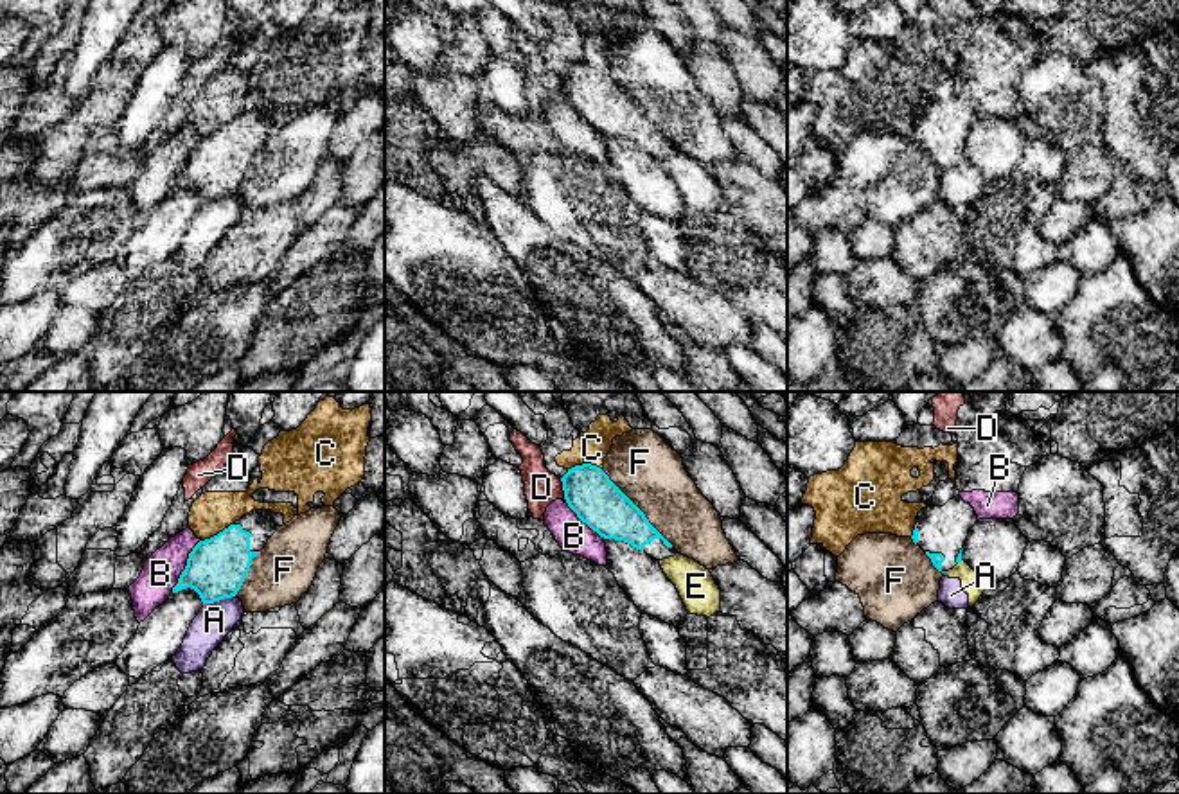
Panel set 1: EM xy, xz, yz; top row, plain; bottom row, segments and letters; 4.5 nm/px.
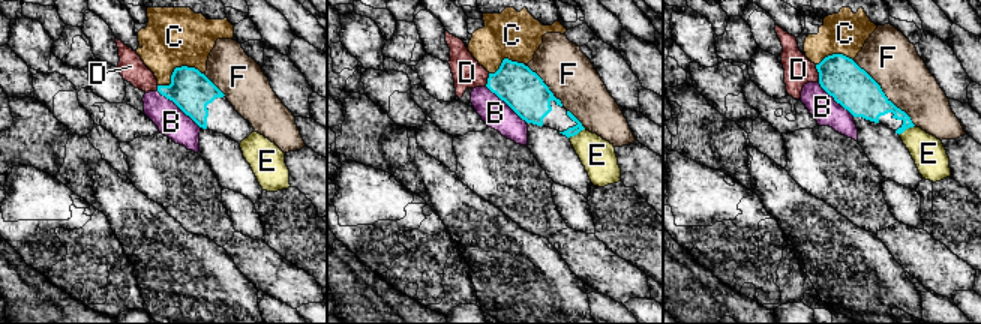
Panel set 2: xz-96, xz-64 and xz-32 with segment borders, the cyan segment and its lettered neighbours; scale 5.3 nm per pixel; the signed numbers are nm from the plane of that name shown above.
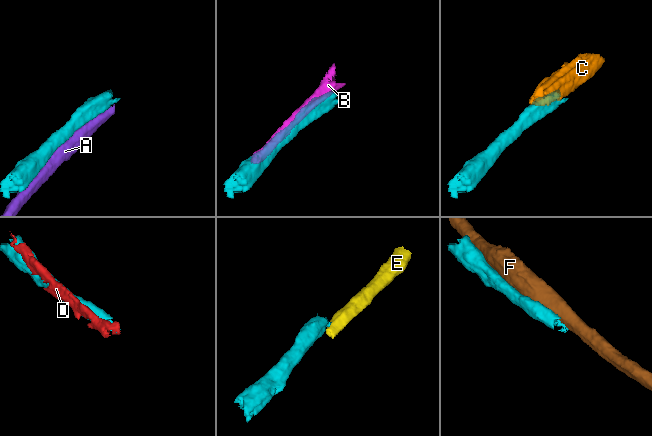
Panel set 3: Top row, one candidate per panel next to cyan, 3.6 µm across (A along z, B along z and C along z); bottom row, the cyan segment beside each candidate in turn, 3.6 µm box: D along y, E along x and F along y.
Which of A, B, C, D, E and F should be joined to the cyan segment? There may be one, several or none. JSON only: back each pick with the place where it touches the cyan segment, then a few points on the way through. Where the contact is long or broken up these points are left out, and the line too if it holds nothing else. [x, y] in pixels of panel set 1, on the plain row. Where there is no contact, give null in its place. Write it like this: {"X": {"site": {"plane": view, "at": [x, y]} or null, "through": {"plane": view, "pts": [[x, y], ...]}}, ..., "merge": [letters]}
{"merge": []}

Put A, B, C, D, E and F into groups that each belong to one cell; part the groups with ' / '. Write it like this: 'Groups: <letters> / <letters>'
Groups: A E / B / C / D / F

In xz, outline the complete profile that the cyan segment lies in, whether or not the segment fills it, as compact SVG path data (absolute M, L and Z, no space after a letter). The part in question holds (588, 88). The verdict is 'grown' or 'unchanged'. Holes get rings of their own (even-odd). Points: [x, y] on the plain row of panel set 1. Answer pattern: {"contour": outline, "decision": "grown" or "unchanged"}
{"contour": "M575 63L561 79L568 104L600 135L624 138L656 158L678 151L600 65Z", "decision": "grown"}

